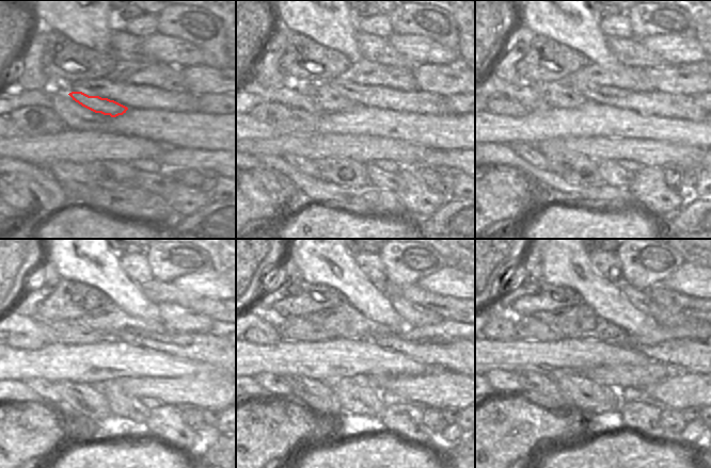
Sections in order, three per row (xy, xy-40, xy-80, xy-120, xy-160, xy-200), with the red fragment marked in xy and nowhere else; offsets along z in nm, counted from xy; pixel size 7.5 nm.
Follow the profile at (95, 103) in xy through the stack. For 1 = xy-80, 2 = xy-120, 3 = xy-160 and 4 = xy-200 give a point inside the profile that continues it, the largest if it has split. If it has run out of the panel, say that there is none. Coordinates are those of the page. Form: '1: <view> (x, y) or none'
1: xy-80 (556, 95)
2: xy-120 (72, 332)
3: xy-160 (294, 327)
4: xy-200 (530, 327)

